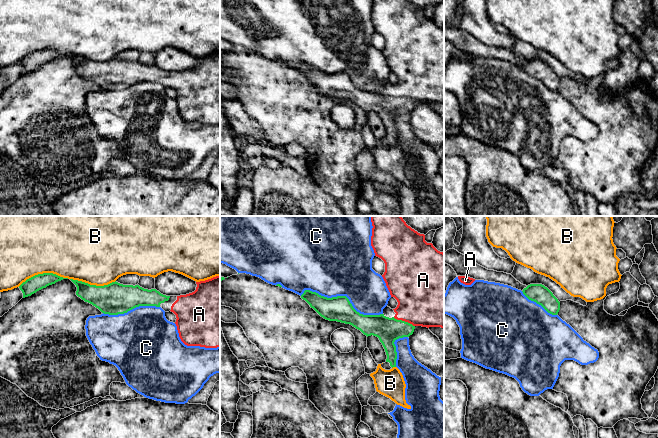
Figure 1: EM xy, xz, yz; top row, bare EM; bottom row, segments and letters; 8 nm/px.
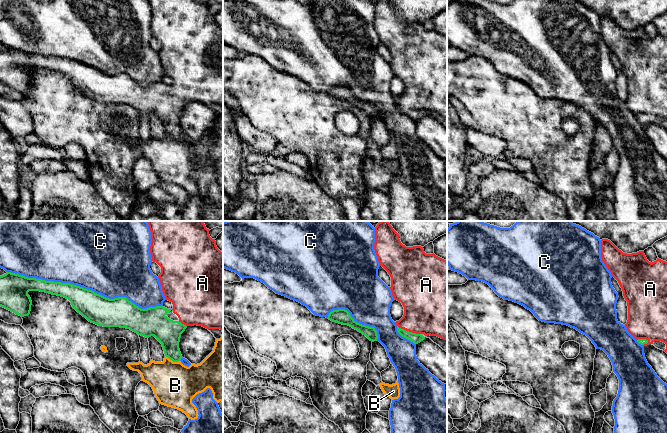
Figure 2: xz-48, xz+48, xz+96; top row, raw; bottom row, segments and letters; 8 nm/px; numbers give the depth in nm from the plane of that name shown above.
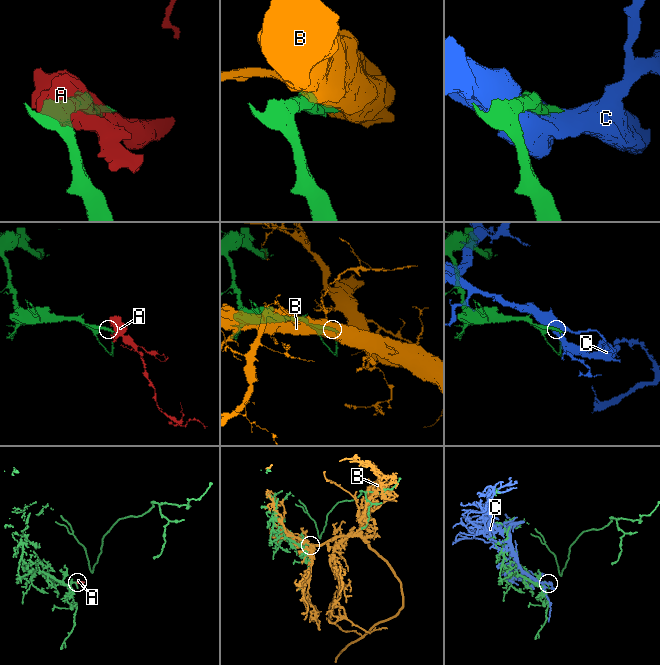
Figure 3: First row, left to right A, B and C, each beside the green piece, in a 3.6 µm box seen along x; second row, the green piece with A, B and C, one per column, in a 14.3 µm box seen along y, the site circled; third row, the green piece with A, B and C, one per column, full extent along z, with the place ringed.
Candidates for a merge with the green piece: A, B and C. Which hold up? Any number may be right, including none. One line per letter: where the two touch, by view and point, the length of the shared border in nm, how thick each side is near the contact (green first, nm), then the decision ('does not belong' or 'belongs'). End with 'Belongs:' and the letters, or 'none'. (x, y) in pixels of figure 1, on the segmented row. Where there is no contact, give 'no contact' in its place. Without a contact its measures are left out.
A: meets green in xz at (404, 321); contact 190 nm long; 200 nm thick on the green side, 460 nm on the other; belongs
B: meets green in xy at (43, 273); contact 420 nm long; 120 nm thick on the green side, 500 nm on the other; does not belong
C: meets green in xz at (343, 296); contact 700 nm long; 200 nm thick on the green side, 500 nm on the other; does not belong
Belongs: A

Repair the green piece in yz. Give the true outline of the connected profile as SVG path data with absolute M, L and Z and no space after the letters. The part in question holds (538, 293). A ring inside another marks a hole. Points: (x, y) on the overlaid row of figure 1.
M530 284L522 292L529 300L541 305L548 313L552 315L558 314L560 302L544 285Z

